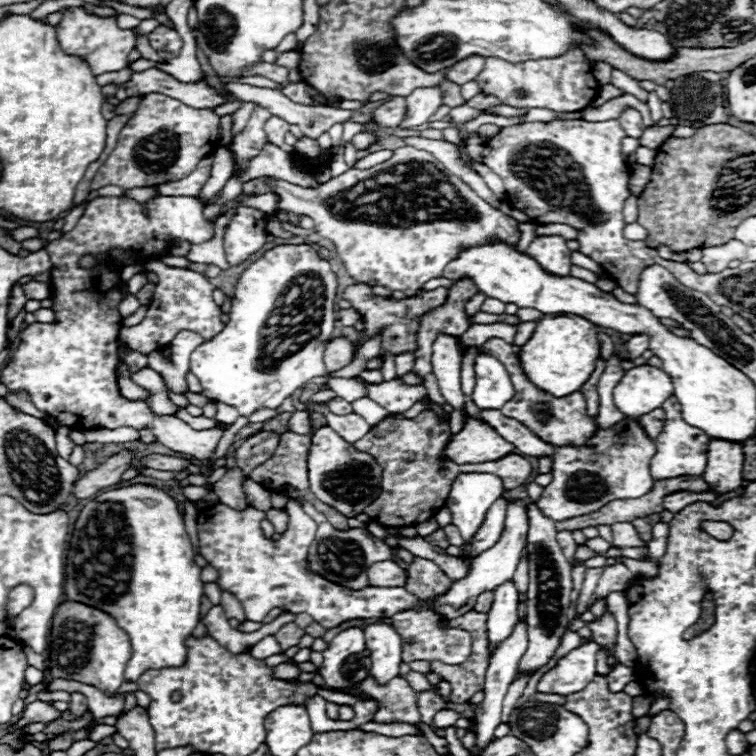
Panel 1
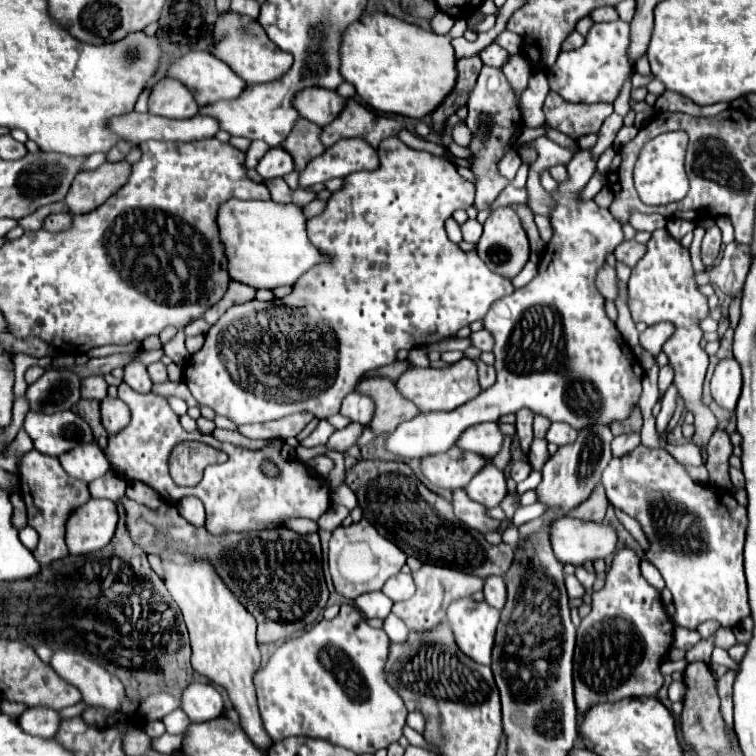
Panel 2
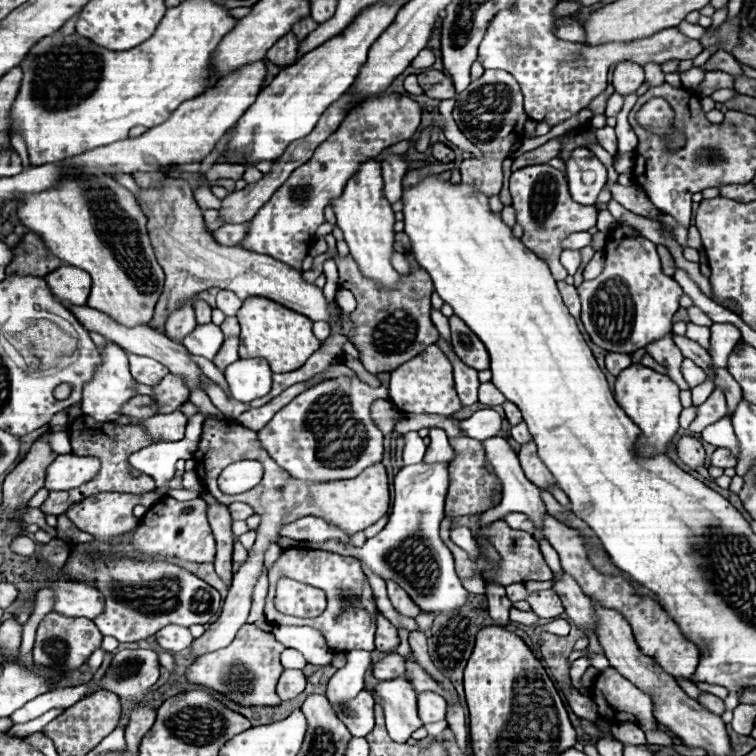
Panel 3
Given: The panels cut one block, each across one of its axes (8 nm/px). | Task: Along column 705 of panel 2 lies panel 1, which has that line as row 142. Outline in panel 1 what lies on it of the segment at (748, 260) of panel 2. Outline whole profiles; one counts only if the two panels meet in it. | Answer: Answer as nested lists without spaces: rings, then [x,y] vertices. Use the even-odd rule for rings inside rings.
[[[270,116],[270,120],[266,122],[266,136],[268,136],[268,141],[282,148],[288,153],[293,152],[293,148],[287,145],[284,141],[284,134],[288,132],[288,122],[278,118],[278,116]]]

